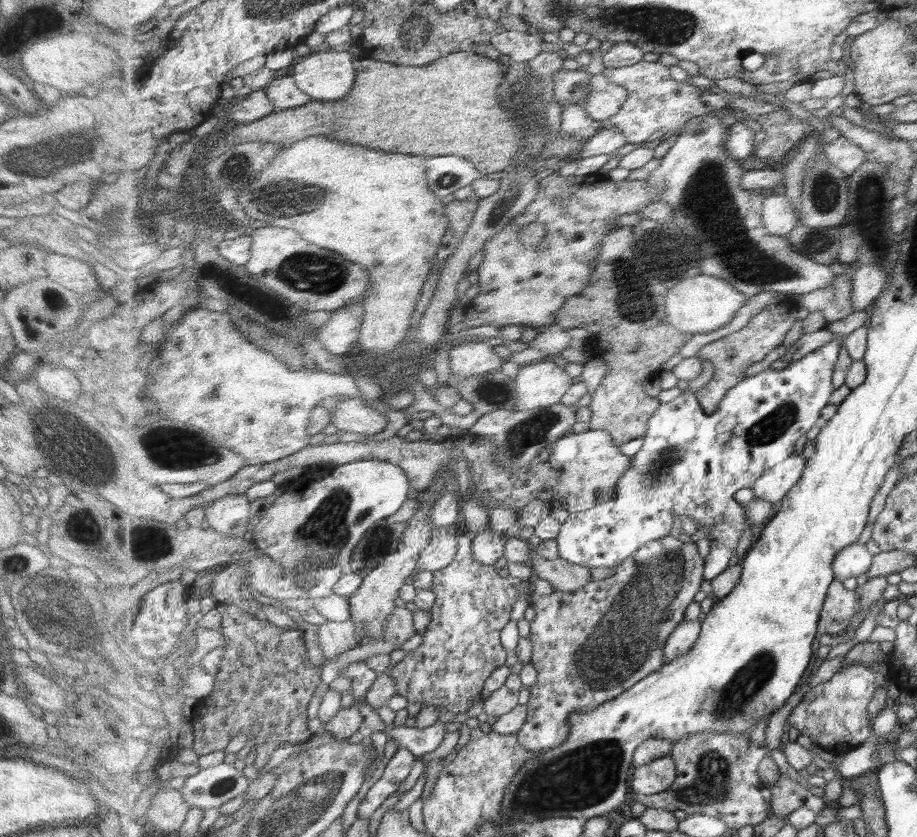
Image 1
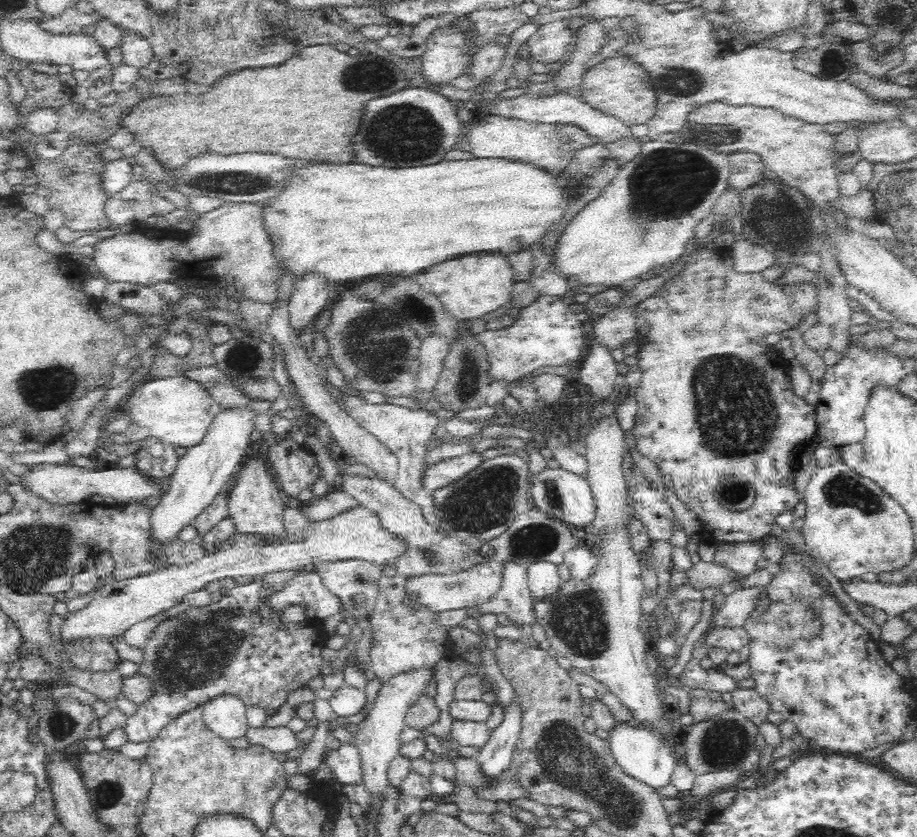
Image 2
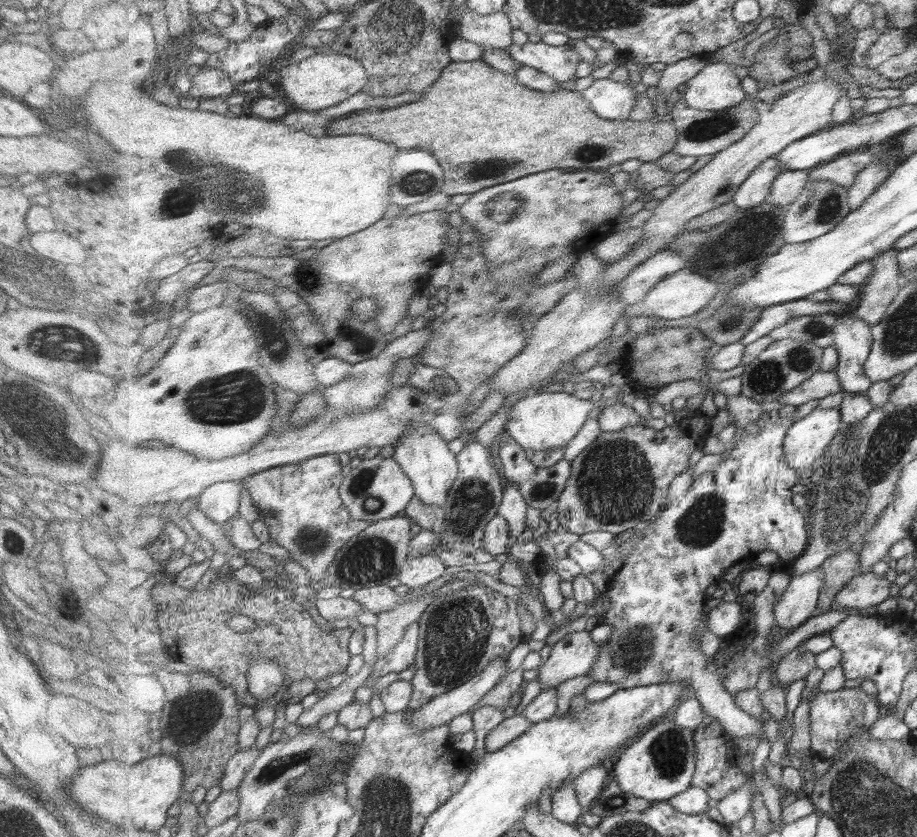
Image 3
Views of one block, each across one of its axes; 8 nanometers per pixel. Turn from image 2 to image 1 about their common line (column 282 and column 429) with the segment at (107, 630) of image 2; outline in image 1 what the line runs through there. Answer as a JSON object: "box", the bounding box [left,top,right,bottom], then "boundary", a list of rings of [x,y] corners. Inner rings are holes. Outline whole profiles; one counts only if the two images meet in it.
{"box":[419,527,458,572],"boundary":[[[453,527],[437,532],[430,545],[421,553],[419,570],[437,572],[447,568],[458,553],[458,540]]]}

